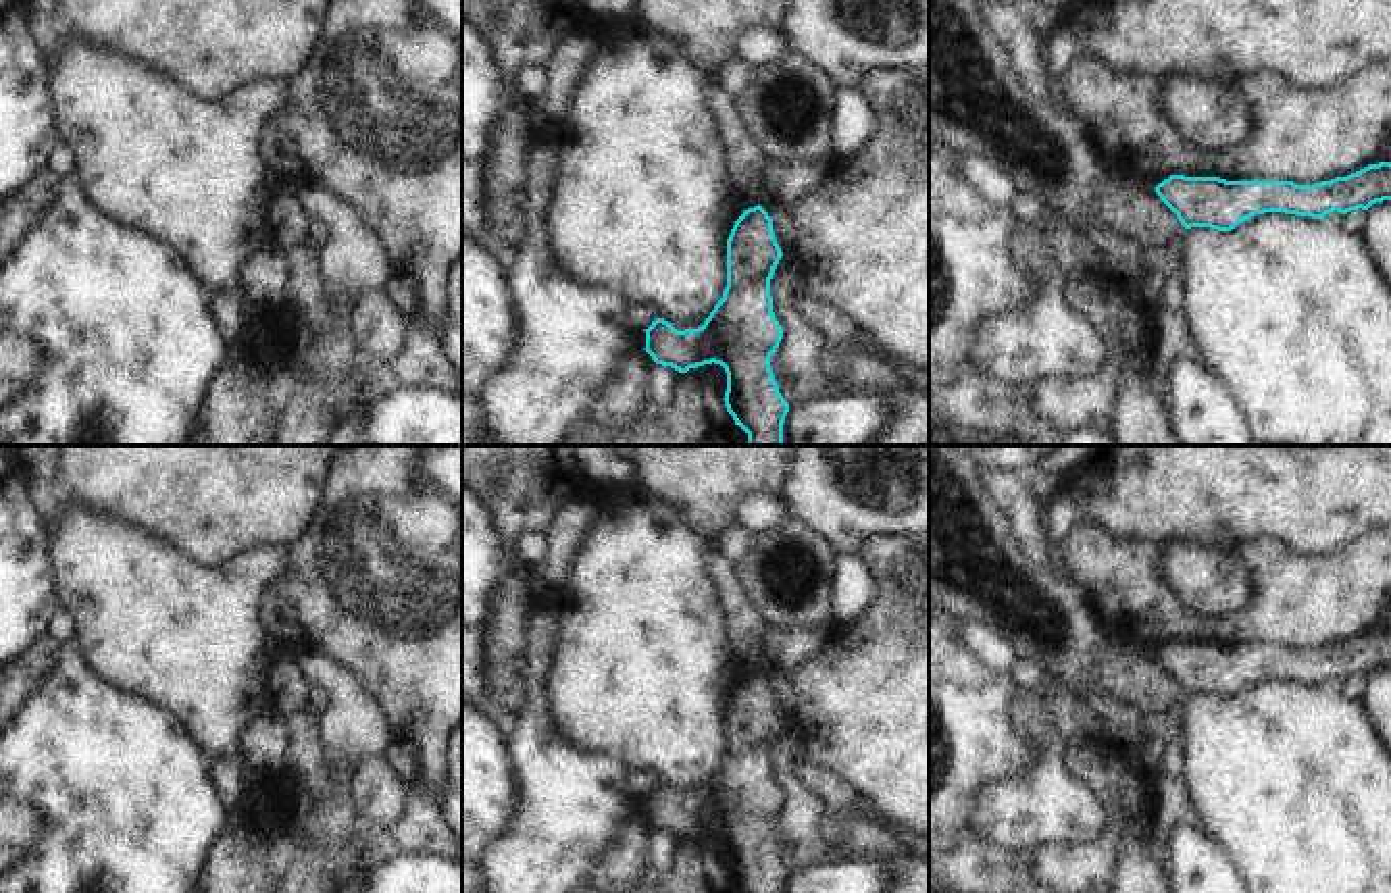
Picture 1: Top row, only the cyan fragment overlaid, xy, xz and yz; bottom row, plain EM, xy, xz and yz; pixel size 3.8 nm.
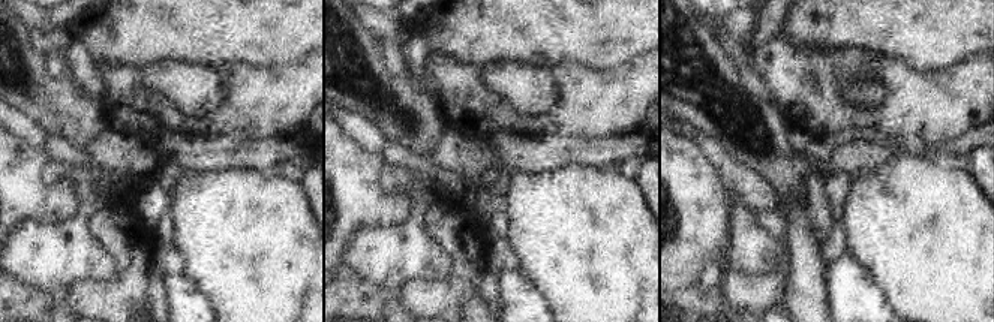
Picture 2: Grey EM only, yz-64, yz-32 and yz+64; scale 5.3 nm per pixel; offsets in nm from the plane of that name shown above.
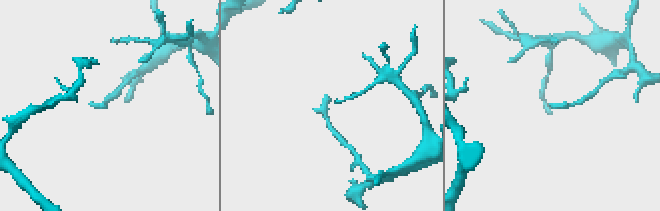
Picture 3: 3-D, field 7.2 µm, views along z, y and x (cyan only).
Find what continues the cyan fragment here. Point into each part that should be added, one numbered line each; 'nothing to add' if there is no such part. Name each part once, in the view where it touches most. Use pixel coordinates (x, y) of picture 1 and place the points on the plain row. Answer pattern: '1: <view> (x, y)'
nothing to add

